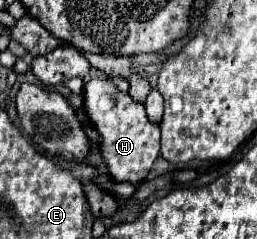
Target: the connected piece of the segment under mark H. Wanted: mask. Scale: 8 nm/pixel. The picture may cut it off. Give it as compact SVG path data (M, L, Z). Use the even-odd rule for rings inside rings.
M95 77L89 79L83 87L83 107L87 111L87 117L91 119L95 131L101 137L101 155L109 169L109 175L121 183L133 183L139 185L145 181L153 161L159 157L159 125L151 123L147 119L143 103L137 103L131 99L129 93L121 93L115 87L115 81L111 77Z

